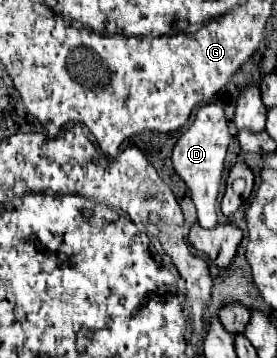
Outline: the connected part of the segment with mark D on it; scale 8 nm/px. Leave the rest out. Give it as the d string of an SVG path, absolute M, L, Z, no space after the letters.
M207 103L197 111L191 127L177 139L177 143L173 147L173 167L175 167L177 175L189 187L191 199L197 207L199 225L205 229L211 229L217 225L217 195L219 195L219 187L221 187L223 161L225 161L229 141L231 141L231 135L227 129L227 119L225 119L223 107L219 103Z

